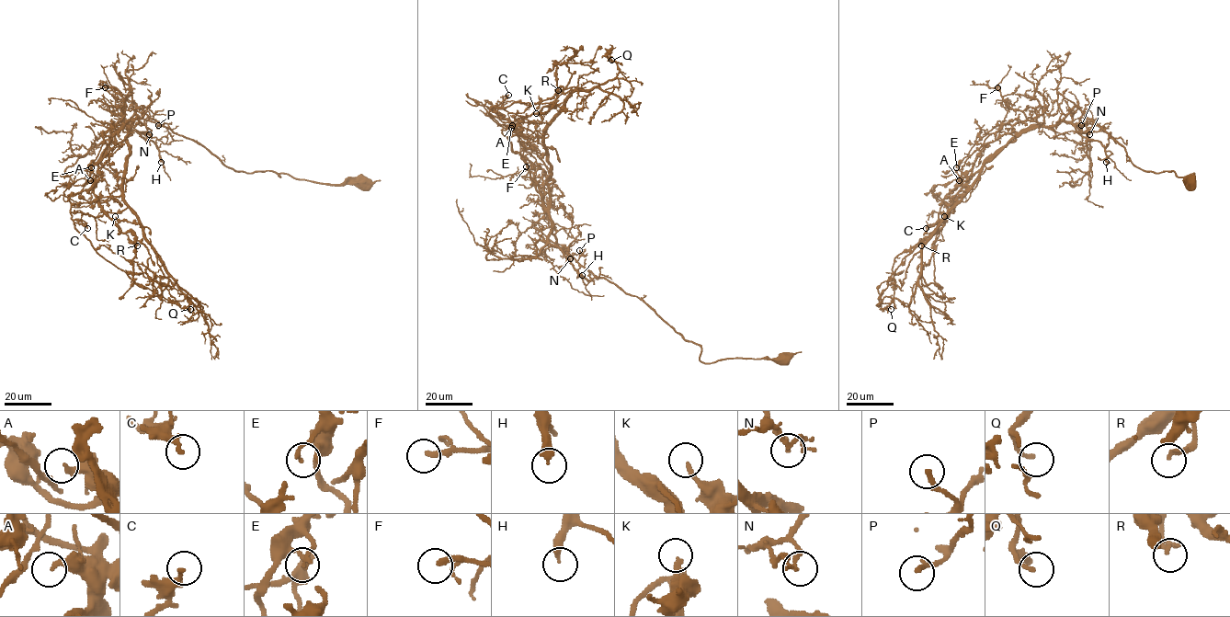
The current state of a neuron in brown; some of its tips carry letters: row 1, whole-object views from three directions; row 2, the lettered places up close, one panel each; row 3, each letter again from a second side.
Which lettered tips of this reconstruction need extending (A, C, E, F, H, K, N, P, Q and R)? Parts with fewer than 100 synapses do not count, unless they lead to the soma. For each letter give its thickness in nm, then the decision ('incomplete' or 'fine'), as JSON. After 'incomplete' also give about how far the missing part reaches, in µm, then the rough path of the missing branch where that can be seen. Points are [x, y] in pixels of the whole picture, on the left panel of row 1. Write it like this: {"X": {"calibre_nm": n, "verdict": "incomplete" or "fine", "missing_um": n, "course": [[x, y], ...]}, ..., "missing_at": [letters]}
{"A": {"calibre_nm": 280, "verdict": "fine"}, "C": {"calibre_nm": 260, "verdict": "fine"}, "E": {"calibre_nm": 160, "verdict": "fine"}, "F": {"calibre_nm": 240, "verdict": "fine"}, "H": {"calibre_nm": 320, "verdict": "incomplete", "missing_um": 45, "course": [[161, 162], [167, 179], [155, 180], [149, 188], [147, 194], [154, 208], [147, 212], [148, 217]]}, "K": {"calibre_nm": 190, "verdict": "fine"}, "N": {"calibre_nm": 150, "verdict": "fine"}, "P": {"calibre_nm": 200, "verdict": "fine"}, "Q": {"calibre_nm": 160, "verdict": "fine"}, "R": {"calibre_nm": 200, "verdict": "fine"}, "missing_at": ["H"]}

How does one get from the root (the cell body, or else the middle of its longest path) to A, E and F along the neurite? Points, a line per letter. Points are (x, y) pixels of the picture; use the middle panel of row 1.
A: (783, 359), (703, 363), (699, 345), (642, 300), (582, 267), (552, 233), (546, 165), (511, 128)
E: (783, 359), (703, 363), (699, 345), (642, 300), (582, 267), (557, 244), (534, 166), (512, 125)
F: (783, 359), (702, 362), (699, 345), (557, 245), (542, 207), (544, 172), (526, 166)

